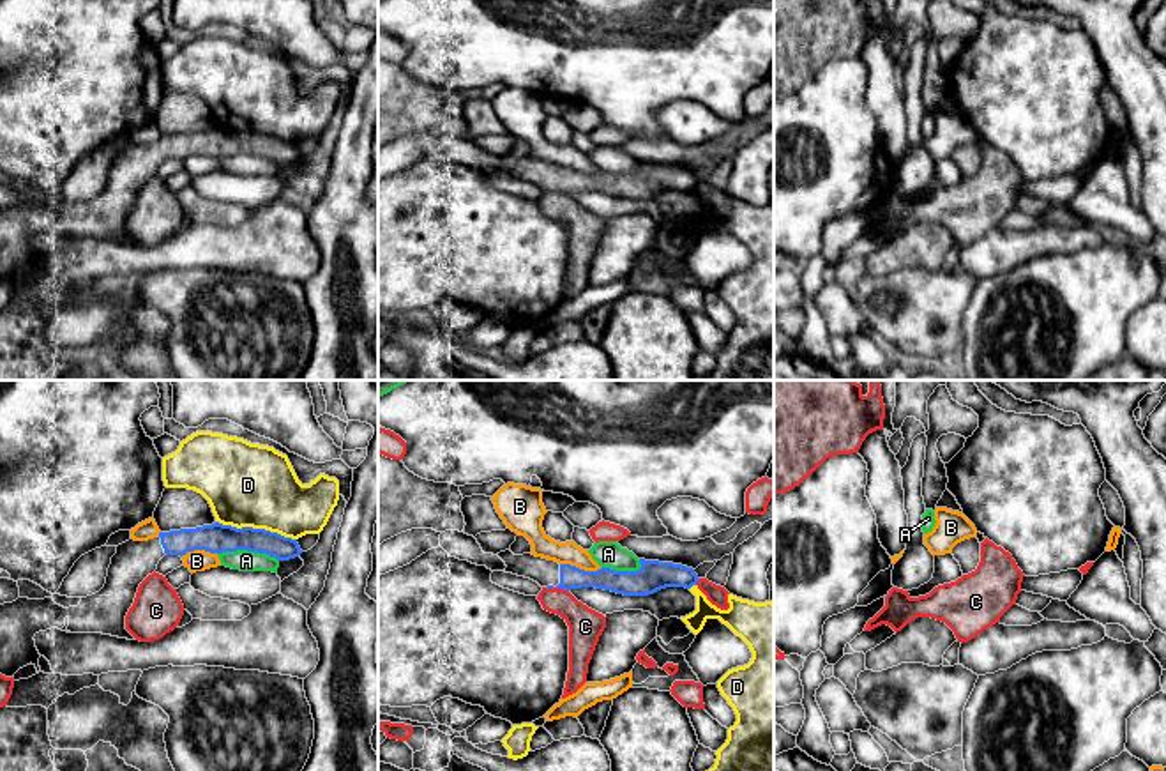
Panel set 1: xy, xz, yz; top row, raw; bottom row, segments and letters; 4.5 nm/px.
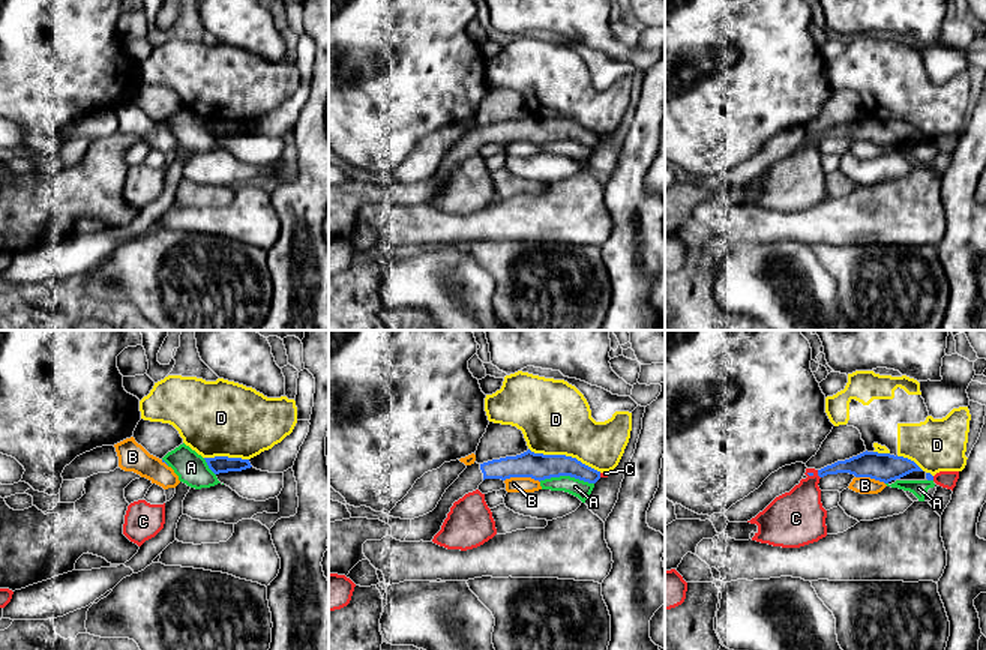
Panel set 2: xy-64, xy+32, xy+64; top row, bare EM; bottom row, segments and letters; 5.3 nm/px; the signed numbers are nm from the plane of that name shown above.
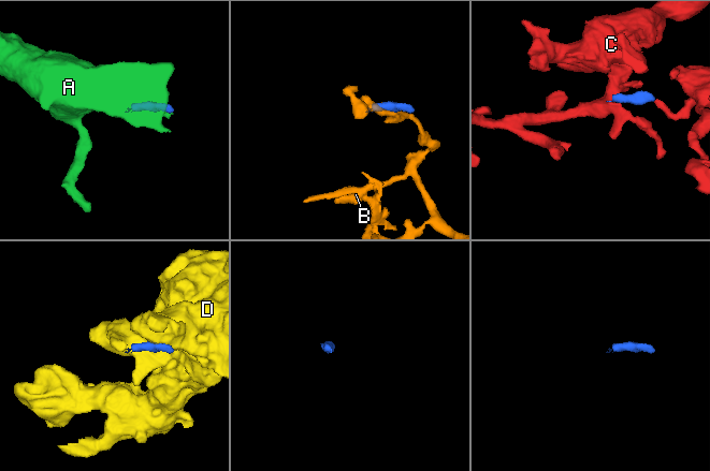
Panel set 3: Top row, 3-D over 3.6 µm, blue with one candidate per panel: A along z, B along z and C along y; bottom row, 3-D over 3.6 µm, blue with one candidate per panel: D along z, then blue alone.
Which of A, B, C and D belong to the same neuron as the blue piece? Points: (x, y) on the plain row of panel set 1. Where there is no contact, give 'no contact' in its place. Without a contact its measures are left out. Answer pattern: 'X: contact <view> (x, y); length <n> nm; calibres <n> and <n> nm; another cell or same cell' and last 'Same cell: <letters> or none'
A: contact xy (248, 154); length 280 nm; calibres 140 and 100 nm; another cell
B: contact xz (582, 174); length 190 nm; calibres 110 and 100 nm; another cell
C: contact xz (562, 191); length 60 nm; calibres 110 and 160 nm; another cell
D: contact xy (257, 133); length 380 nm; calibres 140 and 380 nm; another cell
Same cell: none

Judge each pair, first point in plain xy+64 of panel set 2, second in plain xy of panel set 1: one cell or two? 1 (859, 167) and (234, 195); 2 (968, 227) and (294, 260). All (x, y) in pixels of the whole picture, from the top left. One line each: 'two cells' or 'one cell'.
1: one cell
2: two cells

